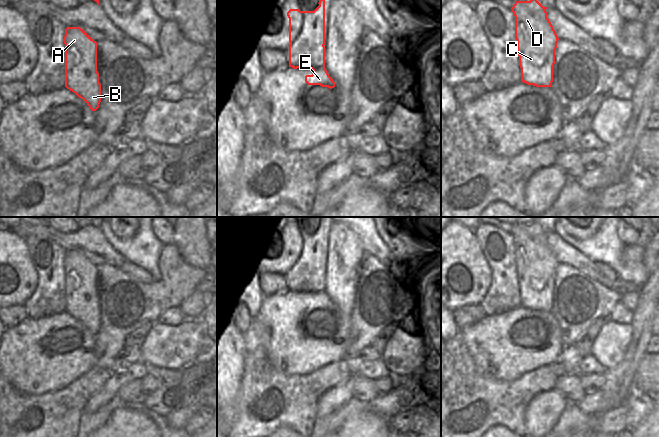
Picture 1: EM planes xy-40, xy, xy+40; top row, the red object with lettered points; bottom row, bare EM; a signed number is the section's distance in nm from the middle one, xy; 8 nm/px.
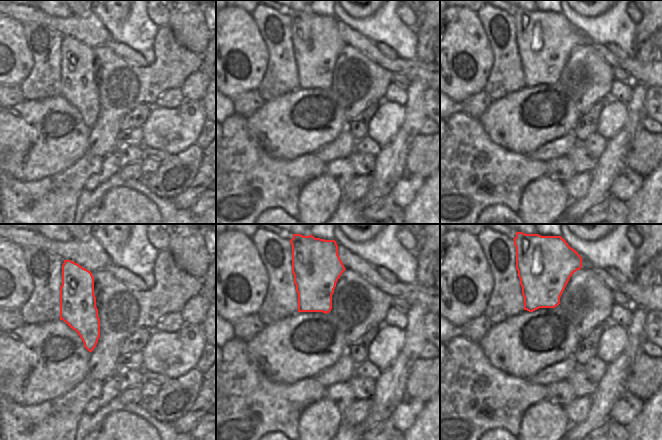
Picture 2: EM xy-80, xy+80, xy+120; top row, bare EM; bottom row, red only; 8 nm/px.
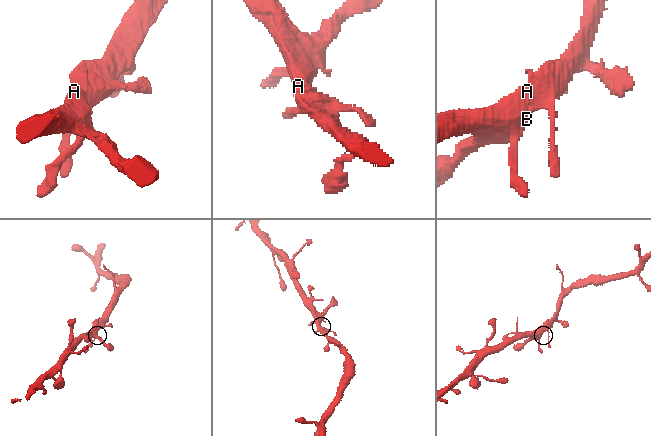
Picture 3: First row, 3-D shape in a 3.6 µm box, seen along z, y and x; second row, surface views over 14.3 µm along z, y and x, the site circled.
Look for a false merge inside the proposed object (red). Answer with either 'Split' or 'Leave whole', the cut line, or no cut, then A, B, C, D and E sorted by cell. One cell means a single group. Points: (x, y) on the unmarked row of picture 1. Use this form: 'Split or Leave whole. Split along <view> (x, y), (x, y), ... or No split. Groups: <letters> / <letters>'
Leave whole. No split. Groups: A B C D E

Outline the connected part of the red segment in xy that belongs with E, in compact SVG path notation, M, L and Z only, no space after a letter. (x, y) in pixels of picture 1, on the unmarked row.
M319 223L319 230L314 235L301 235L290 233L289 242L289 291L294 293L312 293L312 299L305 300L308 309L320 309L330 313L335 311L335 306L325 292L325 223Z

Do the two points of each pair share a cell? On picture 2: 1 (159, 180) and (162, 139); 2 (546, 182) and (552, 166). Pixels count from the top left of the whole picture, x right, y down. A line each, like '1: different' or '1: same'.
1: different
2: different

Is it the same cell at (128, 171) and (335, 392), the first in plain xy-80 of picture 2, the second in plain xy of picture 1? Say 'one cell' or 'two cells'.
two cells

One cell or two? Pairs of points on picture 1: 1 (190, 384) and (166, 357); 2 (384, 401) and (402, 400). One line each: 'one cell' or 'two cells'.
1: two cells
2: one cell

